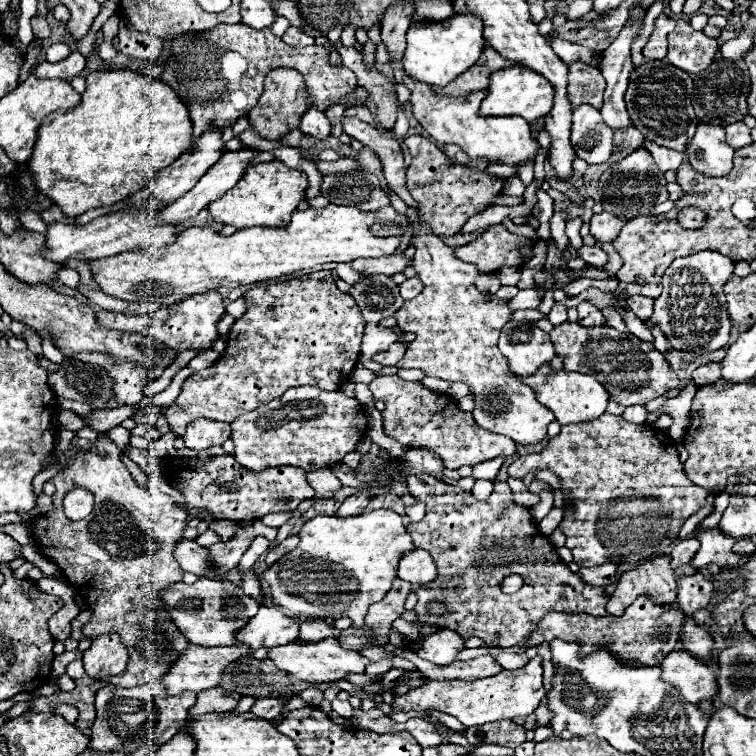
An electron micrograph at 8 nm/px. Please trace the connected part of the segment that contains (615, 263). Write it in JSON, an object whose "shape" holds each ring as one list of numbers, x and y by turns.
{"shape":[[602,243,601,248,607,253,608,261,601,268,609,275,616,275,618,270,622,267,623,261,615,250,612,243]]}

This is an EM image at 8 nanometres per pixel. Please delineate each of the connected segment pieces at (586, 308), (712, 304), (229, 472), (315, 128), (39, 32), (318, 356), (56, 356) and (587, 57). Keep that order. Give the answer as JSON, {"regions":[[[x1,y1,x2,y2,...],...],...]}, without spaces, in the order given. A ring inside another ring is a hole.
{"regions":[[[581,302,577,306,579,310,579,324,581,326,603,326,605,318,599,308,595,308,591,302]],[[703,250,675,260,663,274,663,294,655,300,655,312,647,326,659,326,671,348,681,352,709,354,725,348,731,332,731,318,727,314,727,300,723,286,733,276,733,262,719,252]],[[231,454,199,460,197,470,175,470,173,476,177,482,181,482,181,494,187,500,187,508,205,508,217,520,233,520,237,524,259,520,271,512,295,510,303,500,309,500,315,494,305,480,303,468,279,466,263,472,251,472,243,468]],[[311,108,309,112,303,114,301,118,301,128,299,128,305,136,315,136,319,140,325,140,329,134,331,134,331,124,327,120,327,116,317,110,317,108]],[[33,16,31,18,31,28,33,28,33,34,35,34,35,38,37,40,49,40,49,36,51,36,51,28,49,28,49,24,47,24,47,20,45,18,41,18,41,16]],[[319,270,293,280,261,284,245,292,245,300,247,312,231,326,227,348,221,358,211,368,187,378,177,400,165,410,165,418,177,436,183,436,187,424,197,418,233,422,241,414,279,398,293,386,319,386,323,390,337,390,355,368,365,328,363,316,355,300,351,300,349,294,337,290,329,270]],[[39,334,42,339,42,353,43,355,56,364,61,364,66,357,61,354,60,350,53,346,51,338,46,337,47,334]],[[553,38,549,44,553,46,555,54,557,54,565,64,573,64,573,62,581,60,581,62,585,62,585,64,589,64,589,66,595,66,595,68,601,66,601,62,595,60,594,56,602,53,566,40,561,40,560,38]]]}

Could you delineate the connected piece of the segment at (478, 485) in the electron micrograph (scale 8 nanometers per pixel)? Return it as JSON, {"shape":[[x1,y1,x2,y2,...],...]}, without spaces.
{"shape":[[476,480,471,493,478,500,486,500,493,490,493,482]]}

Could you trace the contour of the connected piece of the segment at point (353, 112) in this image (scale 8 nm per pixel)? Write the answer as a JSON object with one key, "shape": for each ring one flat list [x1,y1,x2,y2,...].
{"shape":[[361,106,361,108,349,108,349,110,345,110,345,116,355,116,355,118,359,118,359,120,365,120,367,124,375,126,375,118,373,118,373,114,369,112,367,106]]}

